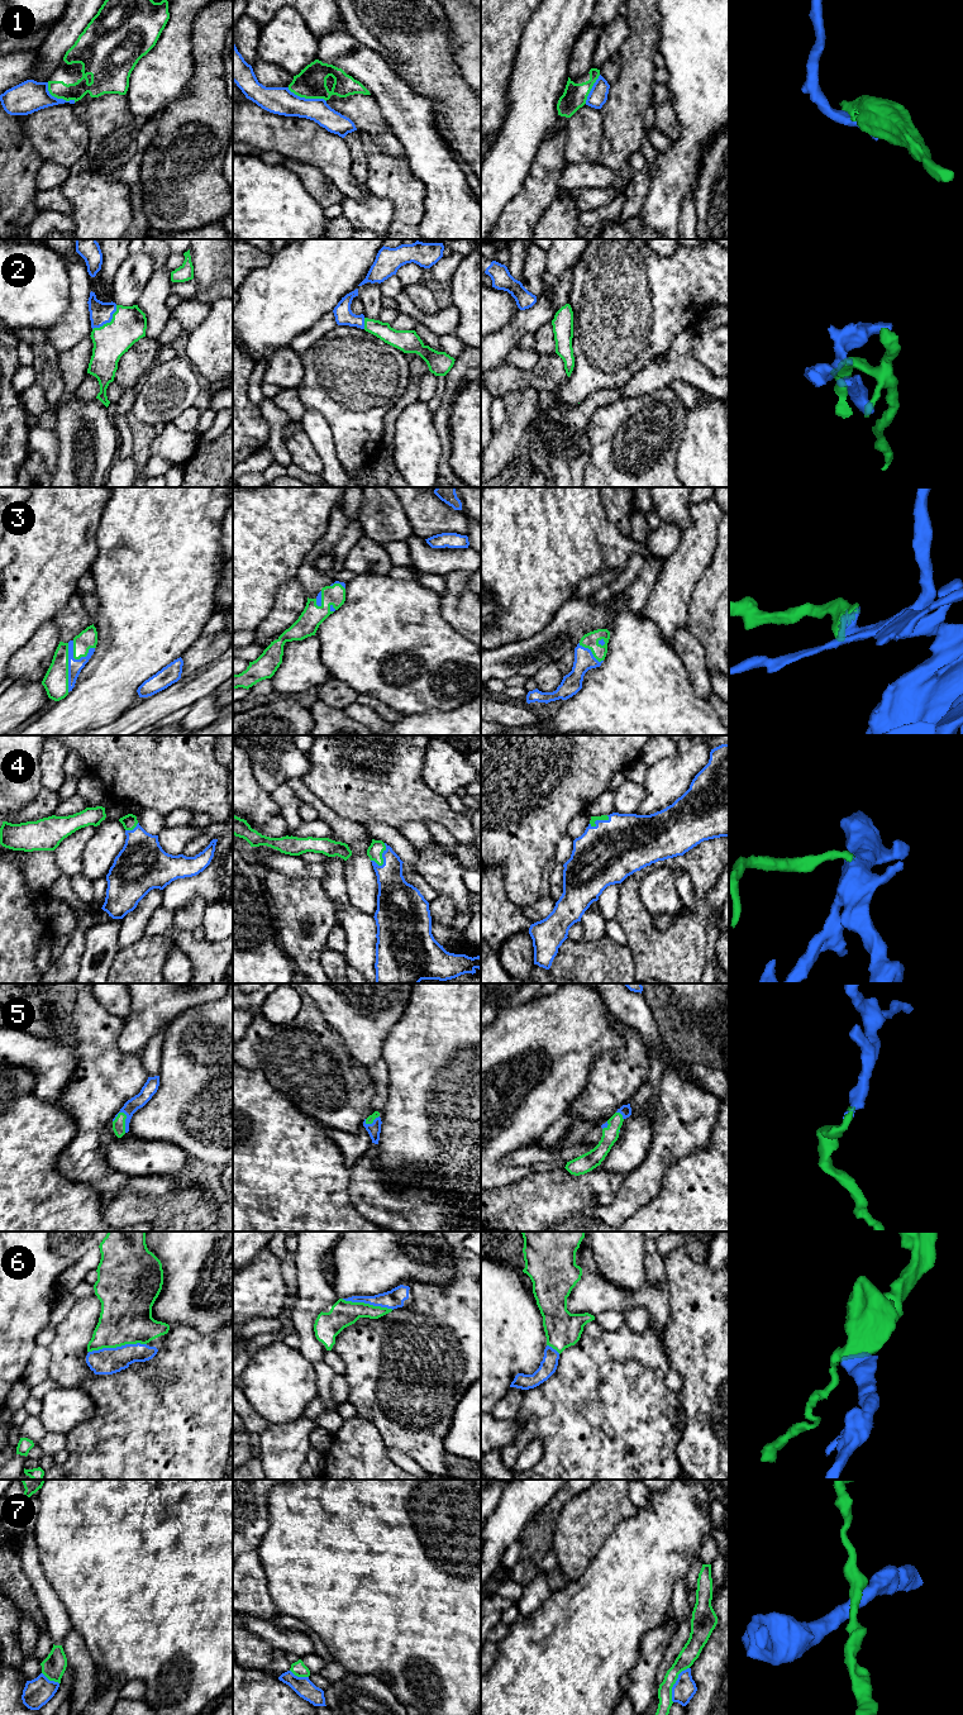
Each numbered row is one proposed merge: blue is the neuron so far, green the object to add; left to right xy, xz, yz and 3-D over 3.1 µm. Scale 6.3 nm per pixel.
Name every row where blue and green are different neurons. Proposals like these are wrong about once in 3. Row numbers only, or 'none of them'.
1

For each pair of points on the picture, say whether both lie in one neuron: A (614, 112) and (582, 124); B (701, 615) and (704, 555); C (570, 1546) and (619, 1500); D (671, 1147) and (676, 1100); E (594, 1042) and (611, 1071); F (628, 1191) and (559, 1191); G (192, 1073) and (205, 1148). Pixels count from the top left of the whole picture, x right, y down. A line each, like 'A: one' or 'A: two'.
A: two
B: two
C: one
D: one
E: two
F: two
G: one

